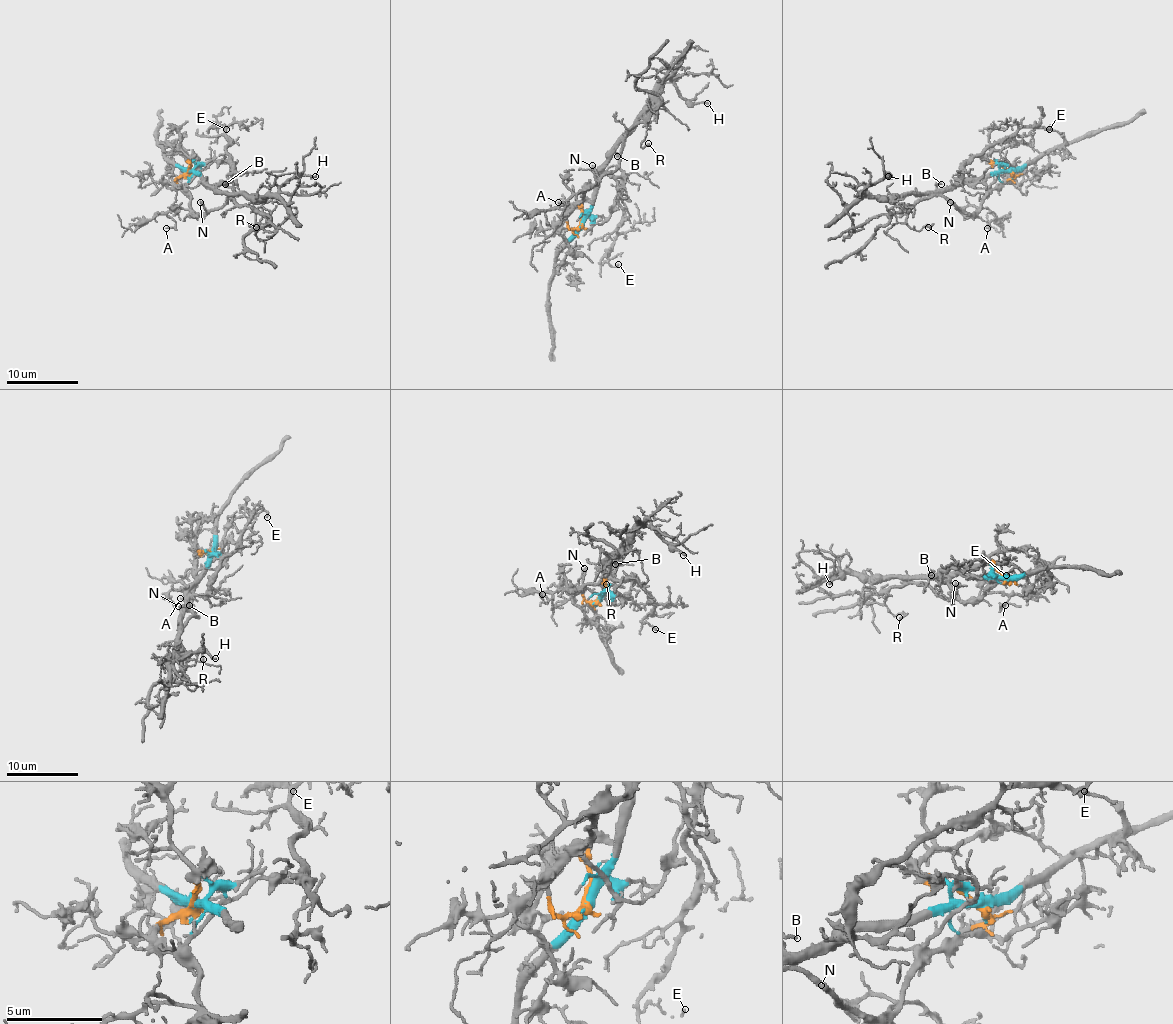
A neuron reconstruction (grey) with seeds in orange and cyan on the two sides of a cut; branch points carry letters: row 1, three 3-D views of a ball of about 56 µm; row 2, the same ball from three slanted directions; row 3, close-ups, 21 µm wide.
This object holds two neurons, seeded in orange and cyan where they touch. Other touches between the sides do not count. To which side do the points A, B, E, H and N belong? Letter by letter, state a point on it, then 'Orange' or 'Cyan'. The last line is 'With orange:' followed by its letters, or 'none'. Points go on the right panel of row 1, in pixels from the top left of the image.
A: Place: (987, 228). Orange
B: Place: (941, 184). Cyan
E: Place: (1049, 129). Cyan
H: Place: (888, 176). Cyan
N: Place: (950, 202). Orange
With orange: A, N

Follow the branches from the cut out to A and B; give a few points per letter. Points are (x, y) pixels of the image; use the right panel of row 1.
A: (1009, 171), (1013, 174), (1009, 180), (1000, 183), (978, 208), (987, 208), (995, 217), (987, 228)
B: (1009, 171), (955, 181), (944, 189), (935, 185), (941, 183)

